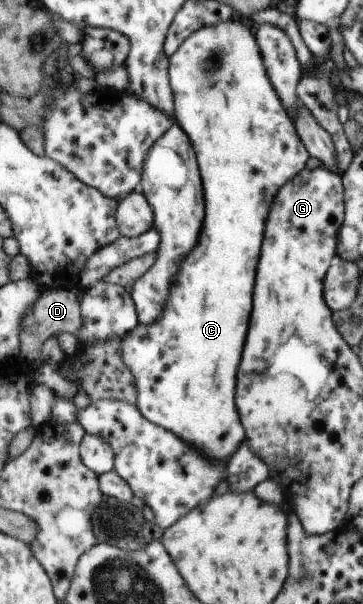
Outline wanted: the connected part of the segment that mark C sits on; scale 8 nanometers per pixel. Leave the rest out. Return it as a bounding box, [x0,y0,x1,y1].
[122,20,312,464]

